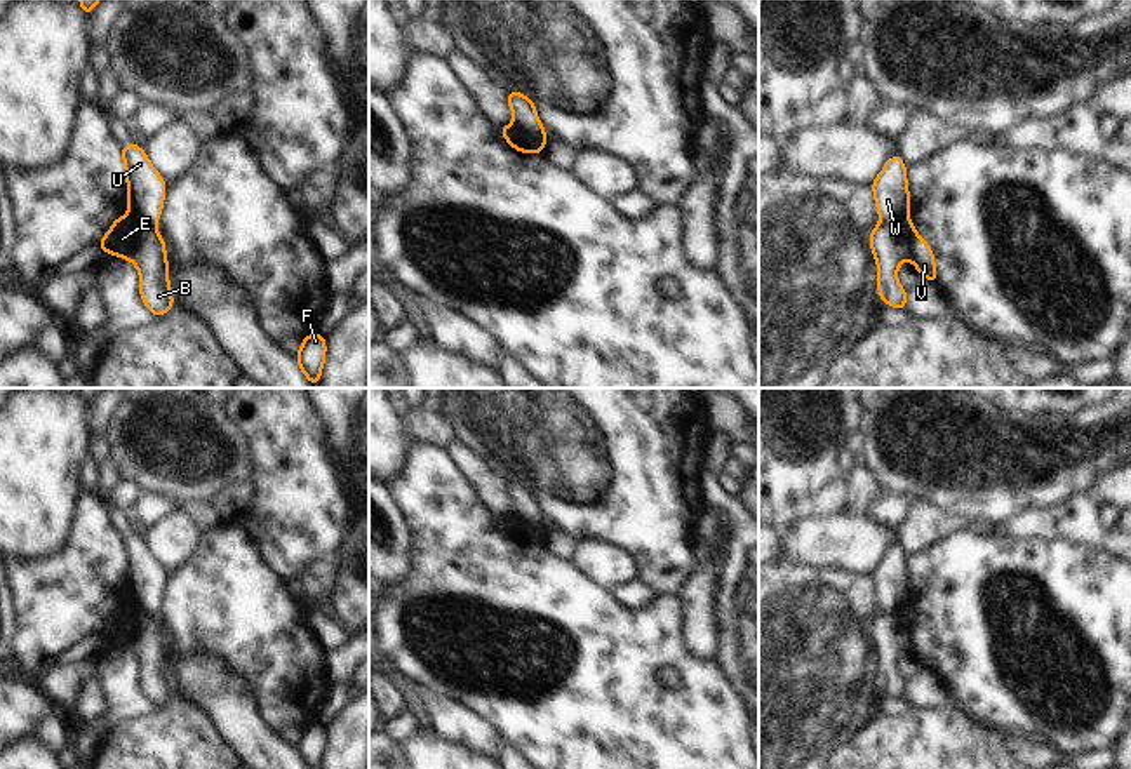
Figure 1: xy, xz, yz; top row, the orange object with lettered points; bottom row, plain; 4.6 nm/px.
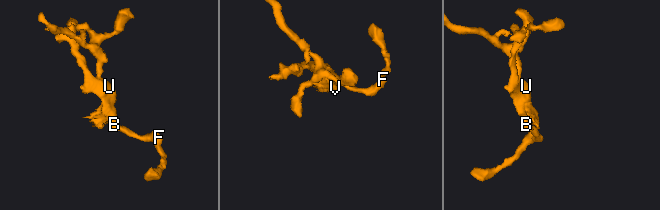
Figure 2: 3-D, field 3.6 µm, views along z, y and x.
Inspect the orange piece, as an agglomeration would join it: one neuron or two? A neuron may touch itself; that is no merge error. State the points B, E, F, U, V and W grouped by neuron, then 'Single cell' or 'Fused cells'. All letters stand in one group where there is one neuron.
Groups: B E F V / U W. Fused cells

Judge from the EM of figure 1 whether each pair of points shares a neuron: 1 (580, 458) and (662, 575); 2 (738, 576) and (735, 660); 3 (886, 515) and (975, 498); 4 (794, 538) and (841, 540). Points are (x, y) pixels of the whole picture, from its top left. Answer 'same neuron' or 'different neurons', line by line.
1: same neuron
2: same neuron
3: different neurons
4: same neuron

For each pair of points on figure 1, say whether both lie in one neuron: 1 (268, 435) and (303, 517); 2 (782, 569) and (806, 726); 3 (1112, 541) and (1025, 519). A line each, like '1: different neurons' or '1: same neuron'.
1: same neuron
2: same neuron
3: same neuron

